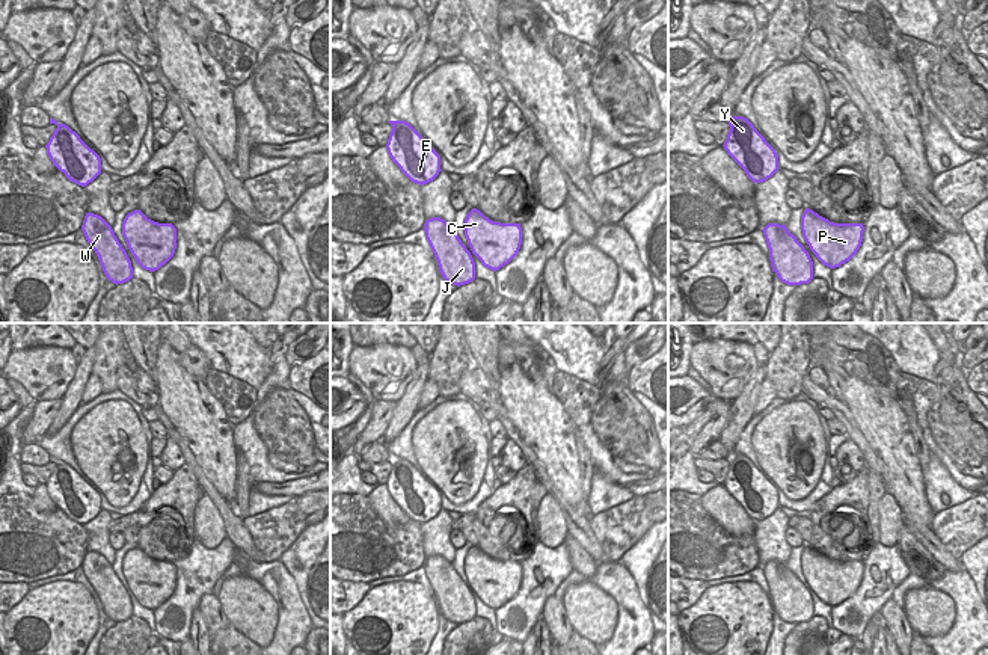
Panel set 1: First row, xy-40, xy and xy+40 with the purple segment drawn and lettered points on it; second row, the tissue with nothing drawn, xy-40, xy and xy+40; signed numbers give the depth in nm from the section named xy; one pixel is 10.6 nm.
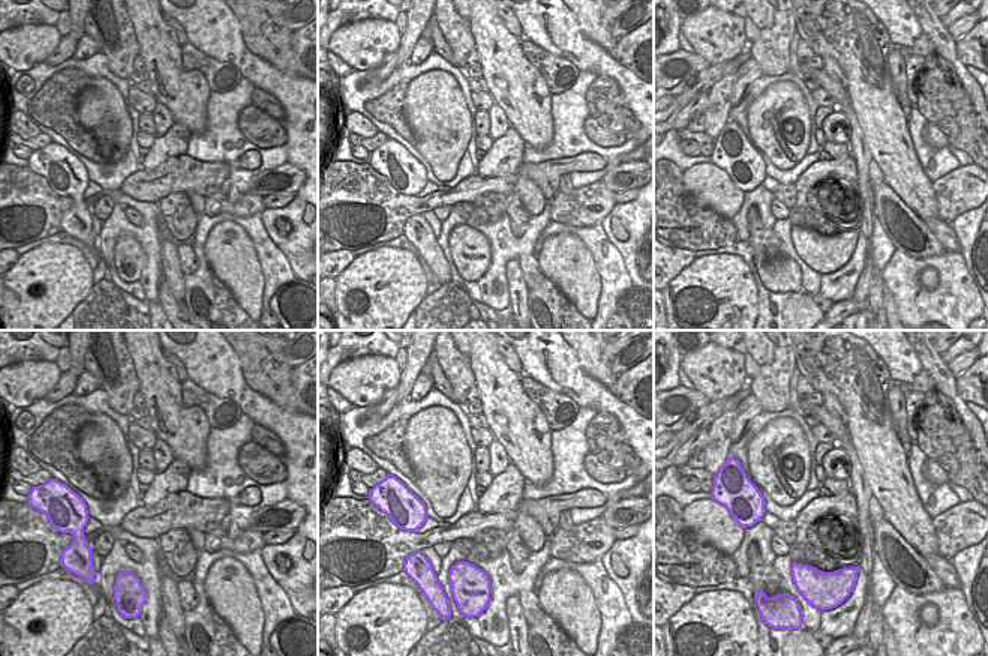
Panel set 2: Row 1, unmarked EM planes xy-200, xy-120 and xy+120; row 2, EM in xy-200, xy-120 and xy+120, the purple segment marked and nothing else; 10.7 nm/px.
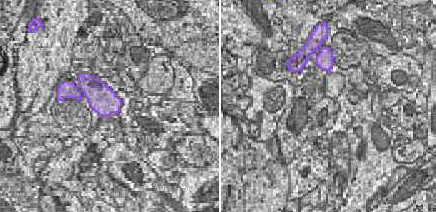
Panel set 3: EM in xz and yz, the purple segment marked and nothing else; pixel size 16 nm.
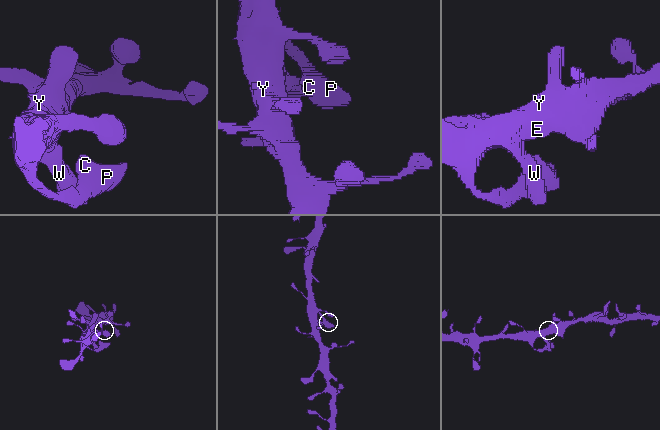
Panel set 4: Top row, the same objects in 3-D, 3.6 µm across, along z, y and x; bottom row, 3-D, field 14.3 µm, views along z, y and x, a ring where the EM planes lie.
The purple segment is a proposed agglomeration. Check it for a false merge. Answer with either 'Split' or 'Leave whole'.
Leave whole

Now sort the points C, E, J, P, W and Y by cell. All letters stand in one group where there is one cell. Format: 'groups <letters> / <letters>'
groups C E J P W Y

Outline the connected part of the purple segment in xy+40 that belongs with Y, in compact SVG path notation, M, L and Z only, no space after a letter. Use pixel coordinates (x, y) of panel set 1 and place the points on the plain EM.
M729 454L727 492L753 521L763 521L778 509L778 494L754 463L744 454Z

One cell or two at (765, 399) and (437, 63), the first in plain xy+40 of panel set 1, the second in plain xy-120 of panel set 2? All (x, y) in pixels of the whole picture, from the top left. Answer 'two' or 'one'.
two

